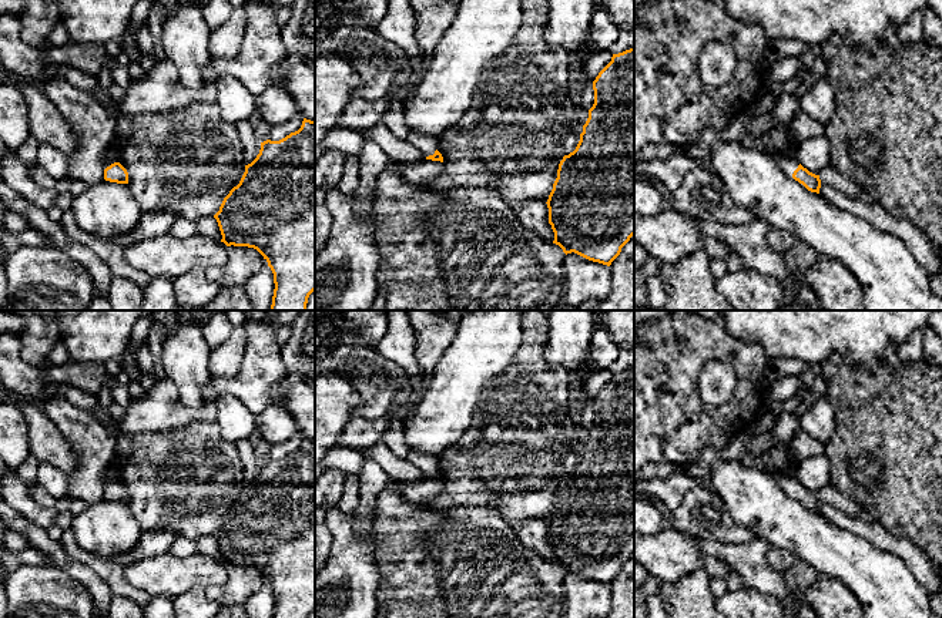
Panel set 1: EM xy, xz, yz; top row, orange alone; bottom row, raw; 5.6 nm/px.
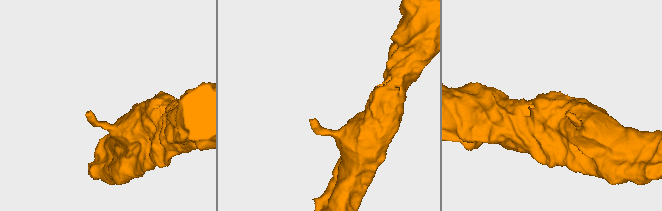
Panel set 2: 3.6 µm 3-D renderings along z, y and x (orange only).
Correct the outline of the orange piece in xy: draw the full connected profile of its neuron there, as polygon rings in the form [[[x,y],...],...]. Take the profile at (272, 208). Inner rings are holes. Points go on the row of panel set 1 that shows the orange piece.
[[[304,118],[298,131],[279,141],[261,142],[257,158],[245,165],[237,187],[224,198],[214,215],[227,246],[257,249],[274,273],[271,310],[306,310],[309,295],[315,290],[315,121]]]

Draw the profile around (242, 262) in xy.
[[[227,246],[228,261],[207,269],[211,282],[221,288],[245,286],[248,279],[264,266],[264,256],[254,248]]]

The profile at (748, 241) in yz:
[[[754,218],[747,225],[721,225],[711,219],[698,221],[700,228],[727,242],[733,252],[742,258],[744,268],[772,275],[784,285],[794,281],[785,256],[775,252],[767,242],[768,224]]]

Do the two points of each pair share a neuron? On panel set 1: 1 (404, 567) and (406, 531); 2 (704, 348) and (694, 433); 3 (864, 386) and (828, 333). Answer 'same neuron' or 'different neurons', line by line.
1: same neuron
2: same neuron
3: different neurons

